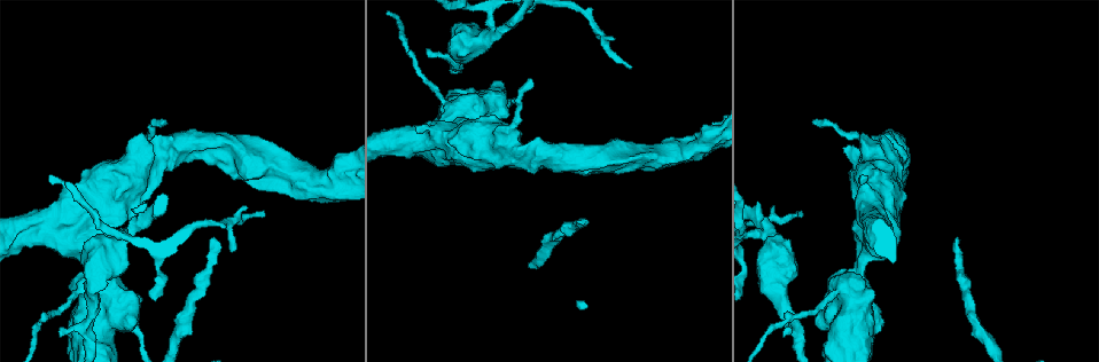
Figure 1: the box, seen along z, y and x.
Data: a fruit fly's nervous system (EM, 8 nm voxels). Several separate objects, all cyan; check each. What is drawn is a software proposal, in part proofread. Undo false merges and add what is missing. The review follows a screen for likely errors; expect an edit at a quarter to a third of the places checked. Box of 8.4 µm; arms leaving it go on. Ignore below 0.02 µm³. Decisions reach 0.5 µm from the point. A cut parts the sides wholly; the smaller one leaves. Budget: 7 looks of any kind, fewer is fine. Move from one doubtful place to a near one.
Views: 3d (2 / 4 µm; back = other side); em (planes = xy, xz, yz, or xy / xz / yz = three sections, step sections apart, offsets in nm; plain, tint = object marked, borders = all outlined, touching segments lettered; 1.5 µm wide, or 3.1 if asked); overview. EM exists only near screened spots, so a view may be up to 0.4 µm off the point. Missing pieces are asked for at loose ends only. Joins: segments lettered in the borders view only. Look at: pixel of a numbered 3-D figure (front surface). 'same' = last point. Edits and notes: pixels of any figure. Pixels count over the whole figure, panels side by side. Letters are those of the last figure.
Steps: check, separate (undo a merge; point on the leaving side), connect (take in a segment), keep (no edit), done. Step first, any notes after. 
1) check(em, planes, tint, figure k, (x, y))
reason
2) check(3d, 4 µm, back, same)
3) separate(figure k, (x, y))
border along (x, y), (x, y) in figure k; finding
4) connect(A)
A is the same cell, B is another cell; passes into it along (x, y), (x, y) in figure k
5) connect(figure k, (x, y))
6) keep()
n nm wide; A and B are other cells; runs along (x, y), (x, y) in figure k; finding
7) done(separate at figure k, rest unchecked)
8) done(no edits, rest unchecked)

check(em, planes, borders, figure 1, (470, 116))
calibre changes

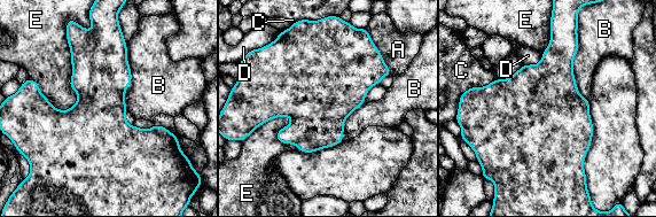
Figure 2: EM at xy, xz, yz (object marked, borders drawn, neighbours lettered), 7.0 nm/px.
keep()
750 nm wide; E touches over 480 nm; A, B, C, D and E are other cells; one neuron here

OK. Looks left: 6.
check(em, planes, borders, figure 1, (576, 220))
branch stops here

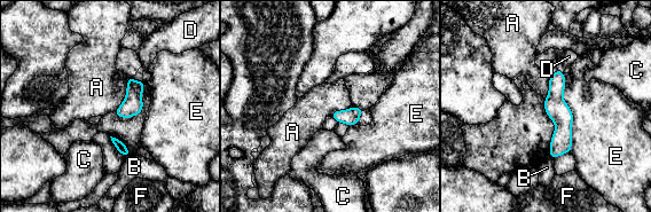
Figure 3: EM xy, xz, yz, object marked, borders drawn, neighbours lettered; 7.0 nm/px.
connect(D)
D is the same cell, A, B, C, E and F are other cells; passes into it along (555, 104), (559, 70), (569, 56) in figure 3; it goes on there

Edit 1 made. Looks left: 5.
check(overview)

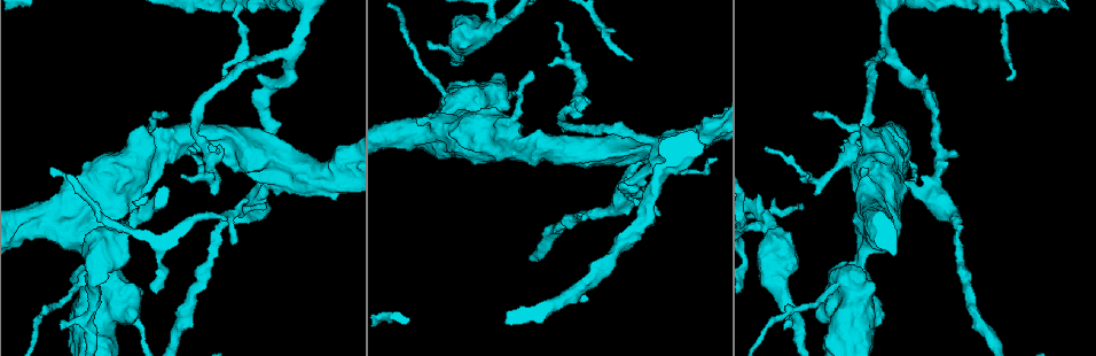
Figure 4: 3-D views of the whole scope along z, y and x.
check(em, planes, borders, figure 4, (532, 72))
branch stops here

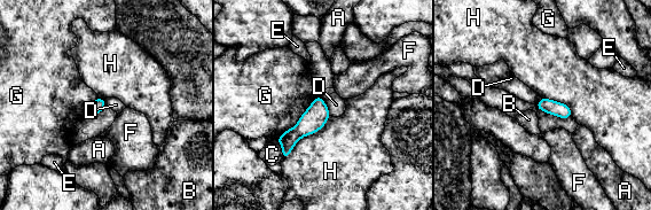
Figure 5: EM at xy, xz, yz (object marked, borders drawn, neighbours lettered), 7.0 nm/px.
keep()
90 nm wide; A, B, C, D, E, F, G and H are other cells; border along (320, 96), (330, 115) in figure 5; no lettered segment goes on from it

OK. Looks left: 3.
done(connect at figure 3, rest unchecked)

